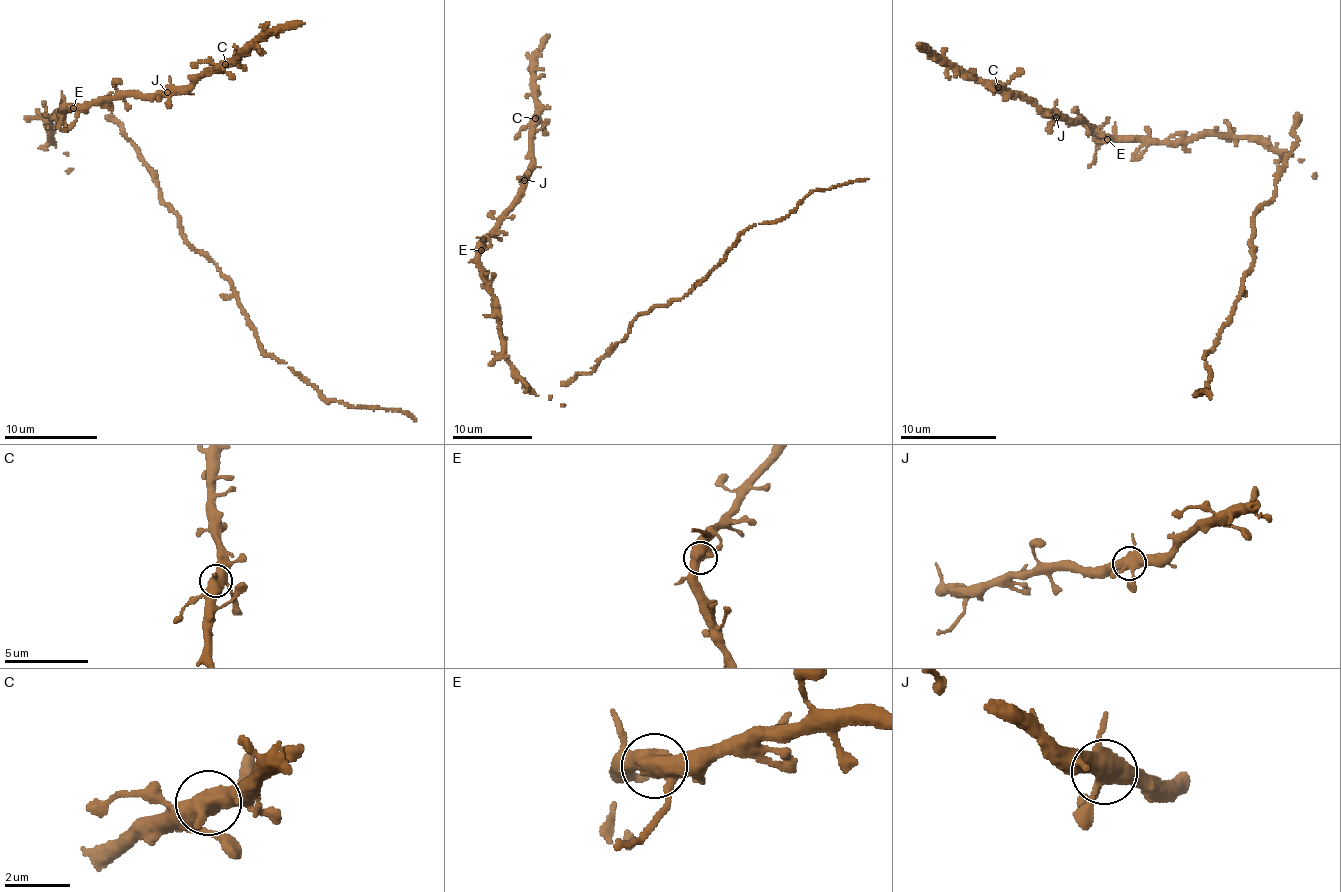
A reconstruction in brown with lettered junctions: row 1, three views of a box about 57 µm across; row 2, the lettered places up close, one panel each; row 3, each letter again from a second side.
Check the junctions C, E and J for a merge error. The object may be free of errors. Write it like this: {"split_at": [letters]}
{"split_at": []}

